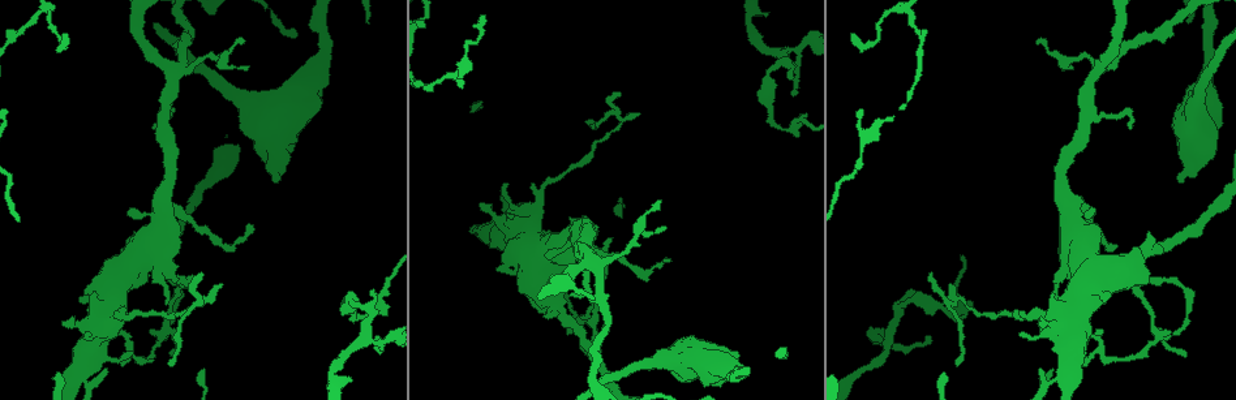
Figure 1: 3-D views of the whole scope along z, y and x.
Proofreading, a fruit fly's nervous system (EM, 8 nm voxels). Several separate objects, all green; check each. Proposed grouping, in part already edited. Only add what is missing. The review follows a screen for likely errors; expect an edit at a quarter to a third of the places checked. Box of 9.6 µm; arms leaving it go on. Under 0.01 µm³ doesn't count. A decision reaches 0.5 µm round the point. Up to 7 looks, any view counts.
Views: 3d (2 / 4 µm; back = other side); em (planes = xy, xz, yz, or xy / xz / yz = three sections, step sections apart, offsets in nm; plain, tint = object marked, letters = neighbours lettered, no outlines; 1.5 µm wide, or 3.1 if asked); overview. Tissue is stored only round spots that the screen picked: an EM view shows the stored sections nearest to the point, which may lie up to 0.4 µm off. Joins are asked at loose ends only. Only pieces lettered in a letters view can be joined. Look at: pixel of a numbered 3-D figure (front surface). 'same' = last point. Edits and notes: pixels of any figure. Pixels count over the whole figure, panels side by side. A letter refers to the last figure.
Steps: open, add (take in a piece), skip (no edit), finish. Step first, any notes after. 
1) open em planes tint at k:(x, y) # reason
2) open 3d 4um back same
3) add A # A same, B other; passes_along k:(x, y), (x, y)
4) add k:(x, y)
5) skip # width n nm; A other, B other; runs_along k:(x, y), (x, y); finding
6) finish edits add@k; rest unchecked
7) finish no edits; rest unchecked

open em planes letters at 1:(67, 34) # branch stops here

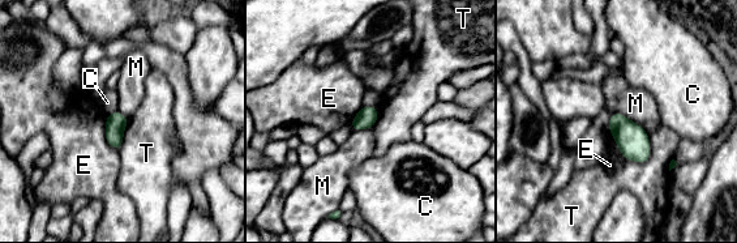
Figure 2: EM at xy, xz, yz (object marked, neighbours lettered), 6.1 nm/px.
skip # longest_contact T 280 nm; C other, E other, M other, T other; border 2:(611, 114), (625, 115), (646, 132); no lettered piece goes on from it

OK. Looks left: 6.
open em planes letters at 1:(1147, 233) # free end

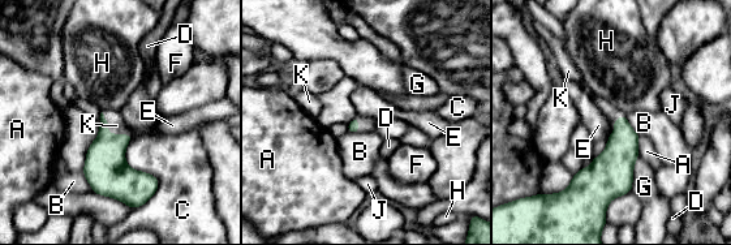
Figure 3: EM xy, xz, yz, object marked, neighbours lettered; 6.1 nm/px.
add K # A other, B other, C other, D other, E other, F other, G other, H other, J other, K same; passes_along 3:(106, 168), (108, 133), (116, 125); it goes on there

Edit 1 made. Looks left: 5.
open overview

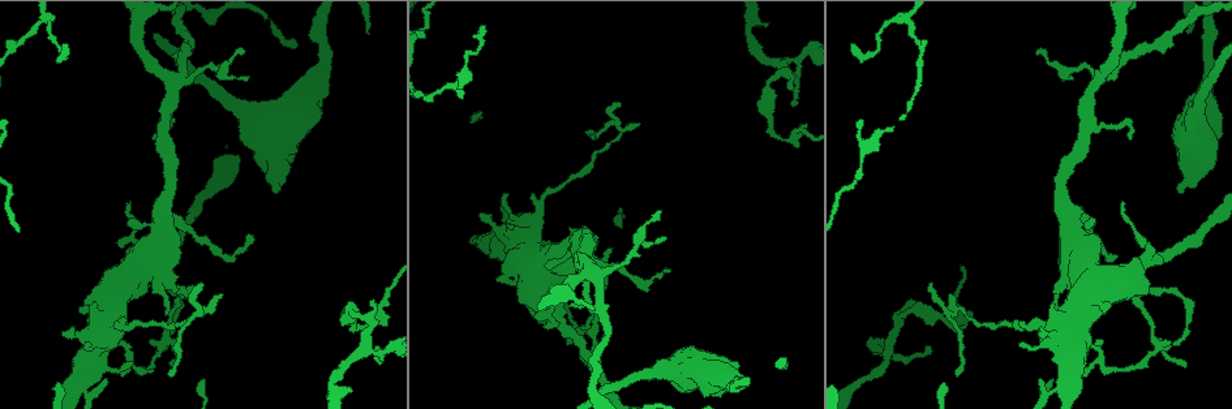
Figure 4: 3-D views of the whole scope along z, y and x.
open em planes plain at 4:(1182, 191) # stops while still wide

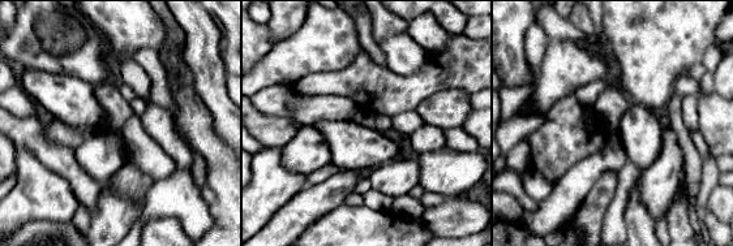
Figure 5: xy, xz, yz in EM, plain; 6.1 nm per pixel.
open em planes letters same

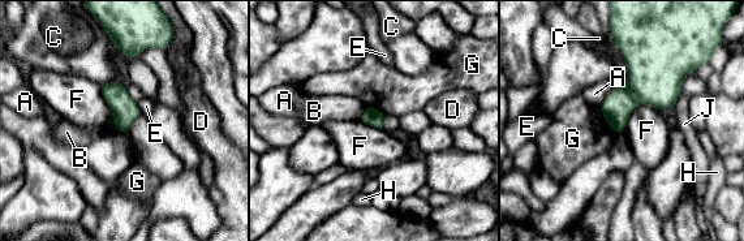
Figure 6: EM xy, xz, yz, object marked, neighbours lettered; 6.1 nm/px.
skip # A other, B other, C other, D other, E other, F other, G other, H other, J other; border 6:(659, 110), (639, 103), (624, 132); no lettered piece goes on from it

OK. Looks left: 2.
finish edits add@3; rest unchecked

